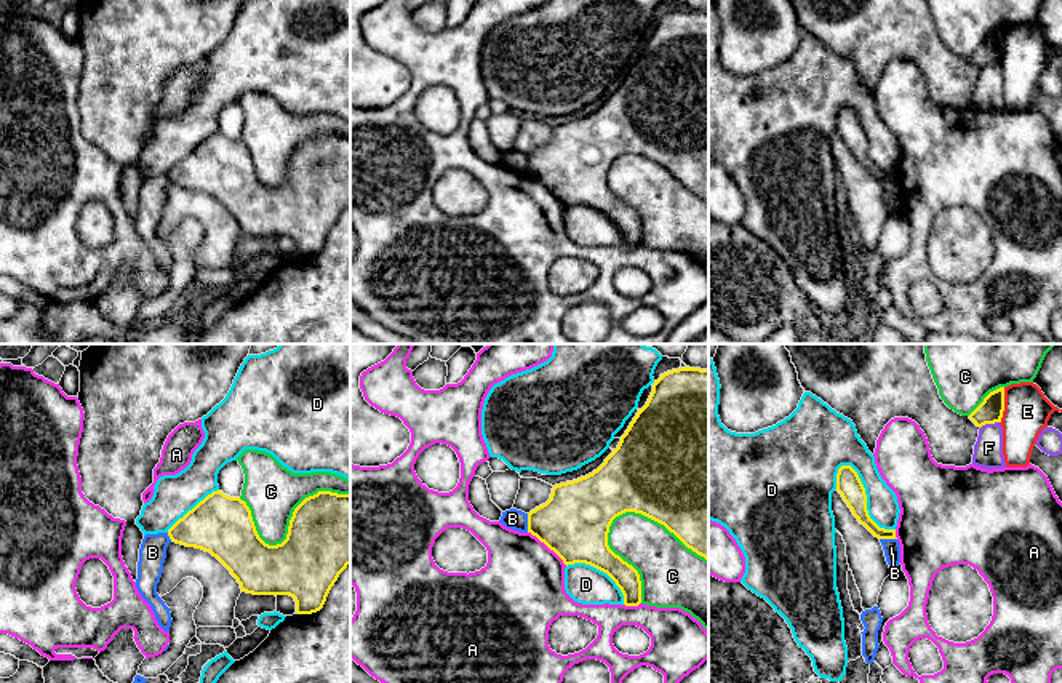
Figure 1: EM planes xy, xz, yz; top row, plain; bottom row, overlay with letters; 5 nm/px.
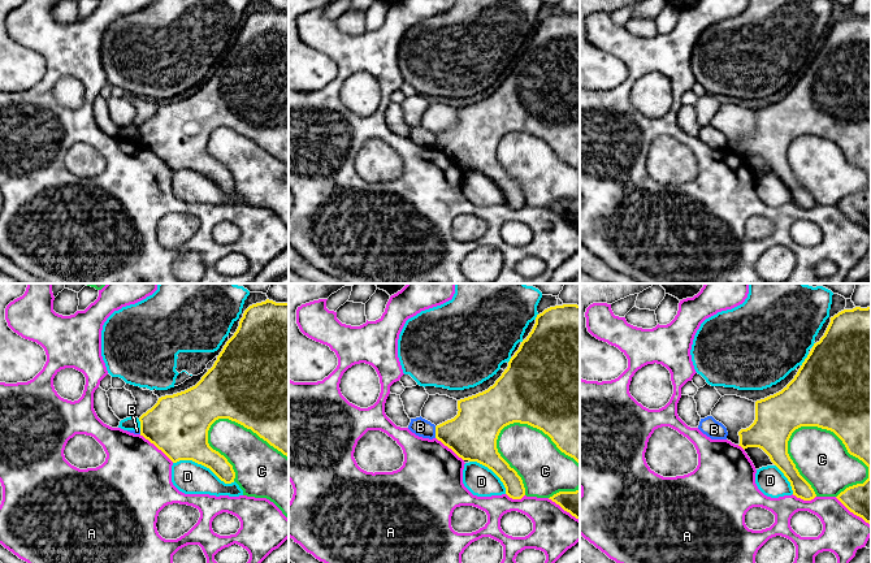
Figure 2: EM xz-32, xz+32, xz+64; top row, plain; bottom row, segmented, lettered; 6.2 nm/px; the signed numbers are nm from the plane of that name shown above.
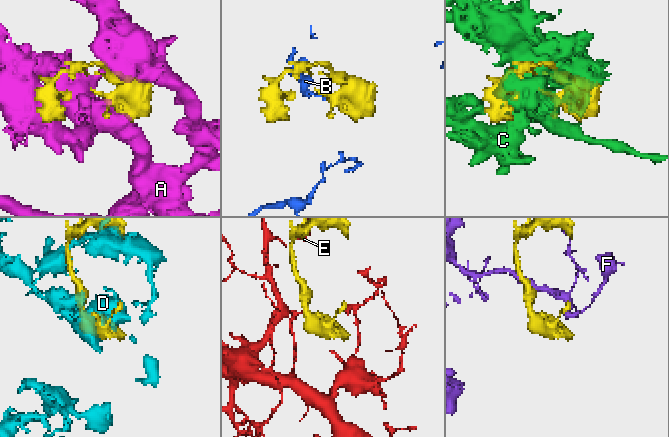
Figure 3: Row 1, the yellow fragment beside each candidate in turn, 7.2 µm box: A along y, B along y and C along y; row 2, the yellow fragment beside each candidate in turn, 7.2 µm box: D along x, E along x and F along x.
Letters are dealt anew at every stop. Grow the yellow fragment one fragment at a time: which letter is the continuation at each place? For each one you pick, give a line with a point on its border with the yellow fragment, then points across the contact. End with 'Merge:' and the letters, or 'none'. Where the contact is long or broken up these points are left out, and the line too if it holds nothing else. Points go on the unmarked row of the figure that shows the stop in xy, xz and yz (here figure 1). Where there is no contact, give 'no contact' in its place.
Merge: none

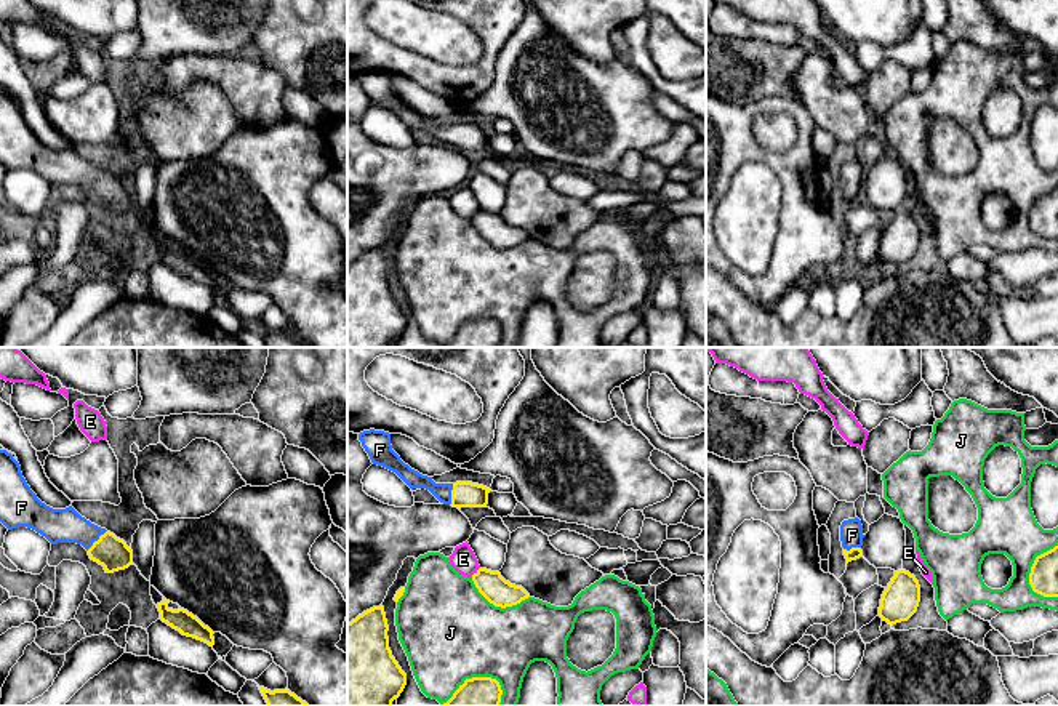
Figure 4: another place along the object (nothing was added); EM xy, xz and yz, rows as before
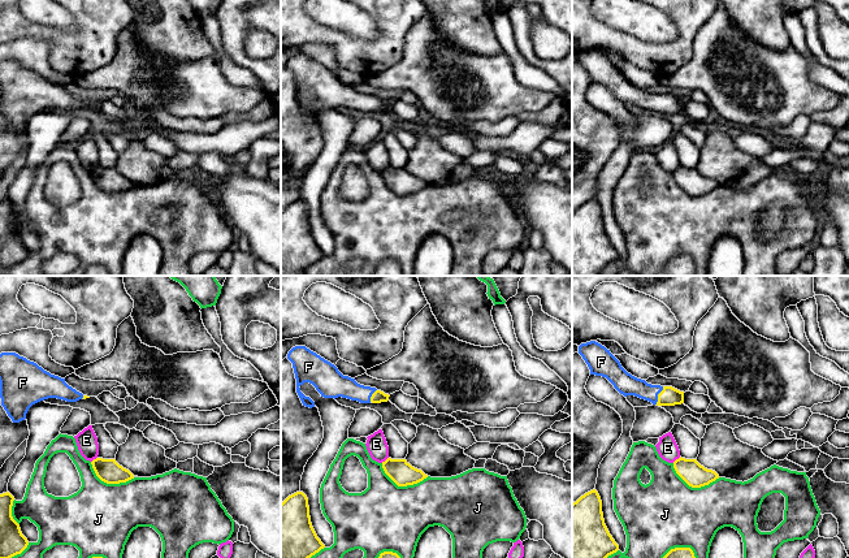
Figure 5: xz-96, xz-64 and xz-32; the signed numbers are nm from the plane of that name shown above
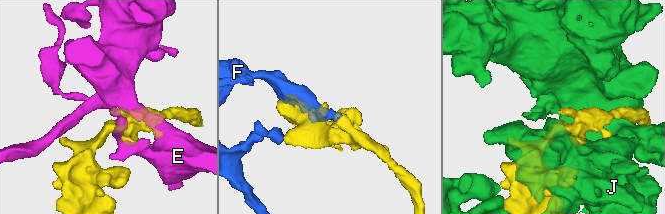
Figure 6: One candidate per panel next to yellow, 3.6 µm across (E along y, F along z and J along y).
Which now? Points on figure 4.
F: contact xy (98, 181); way xy (109, 192), (98, 181), (77, 170), (58, 167)
Merge: F

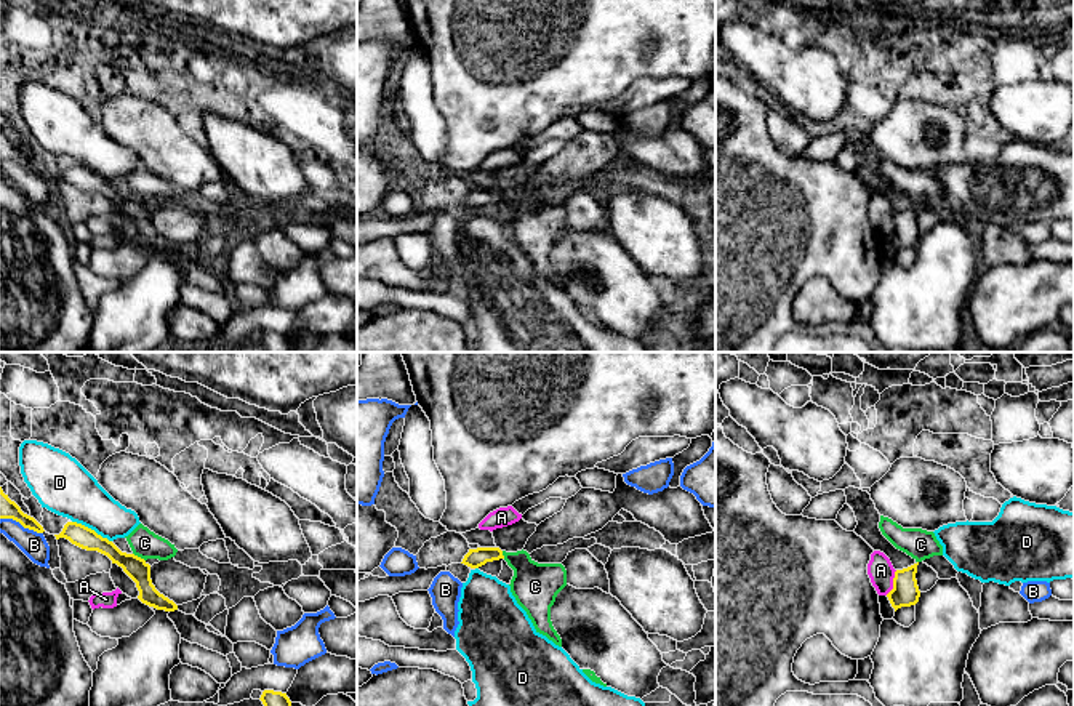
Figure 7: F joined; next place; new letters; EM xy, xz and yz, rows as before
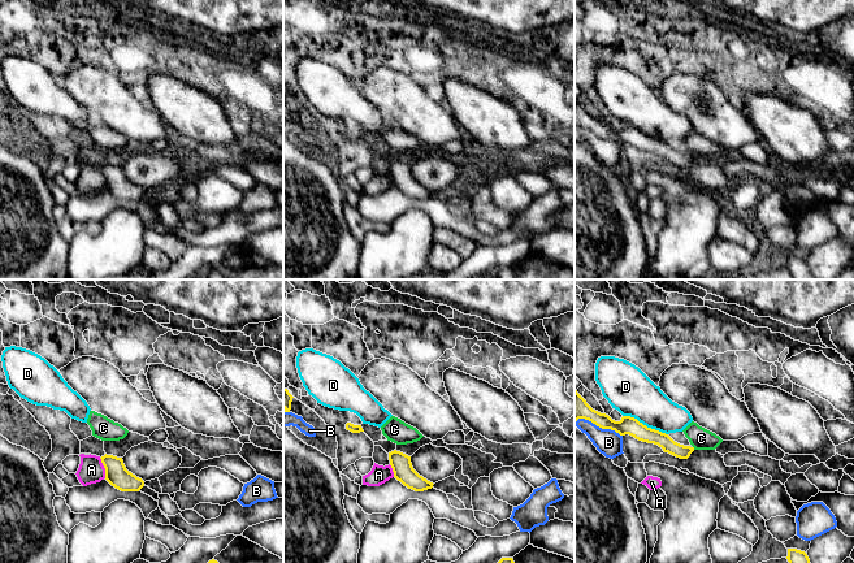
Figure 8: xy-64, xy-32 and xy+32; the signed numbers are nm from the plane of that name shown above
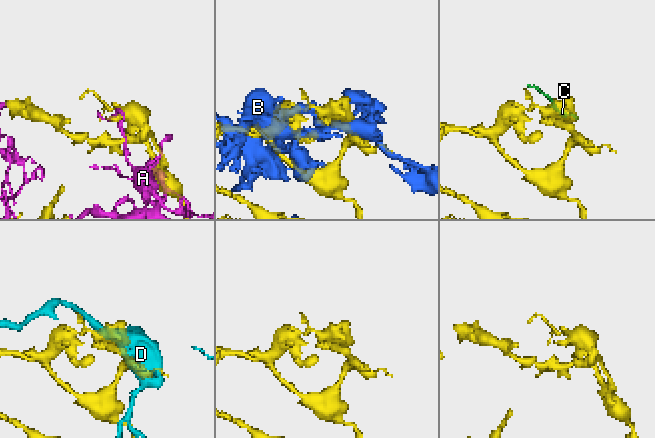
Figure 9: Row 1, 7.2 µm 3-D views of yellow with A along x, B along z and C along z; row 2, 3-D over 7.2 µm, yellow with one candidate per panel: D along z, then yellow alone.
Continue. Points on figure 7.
Merge: none

